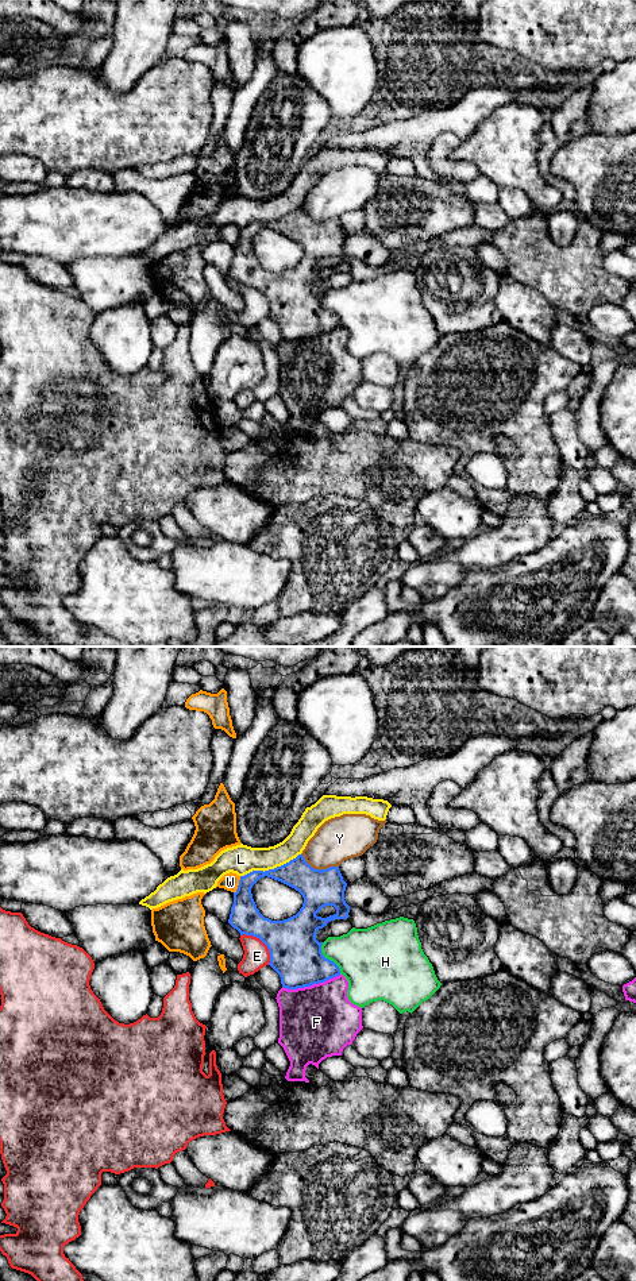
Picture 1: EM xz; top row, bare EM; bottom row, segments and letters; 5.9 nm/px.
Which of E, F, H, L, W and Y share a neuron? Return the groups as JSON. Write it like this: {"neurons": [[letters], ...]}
{"neurons": [["E"], ["F"], ["H"], ["L"], ["W"], ["Y"]]}

